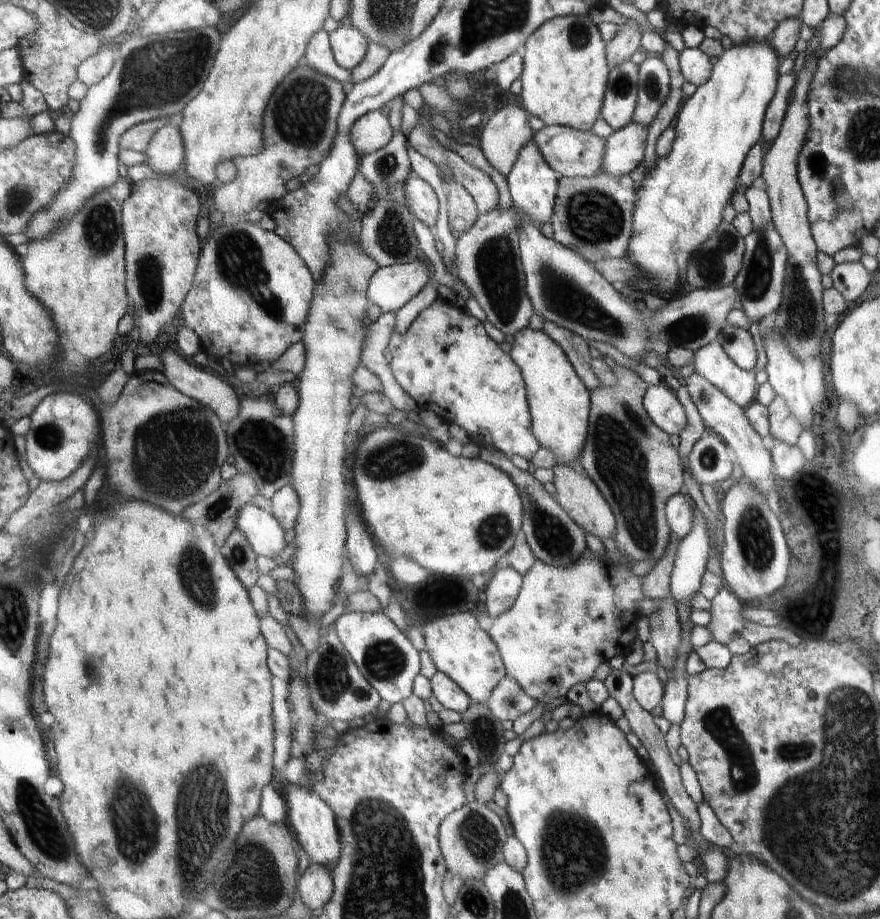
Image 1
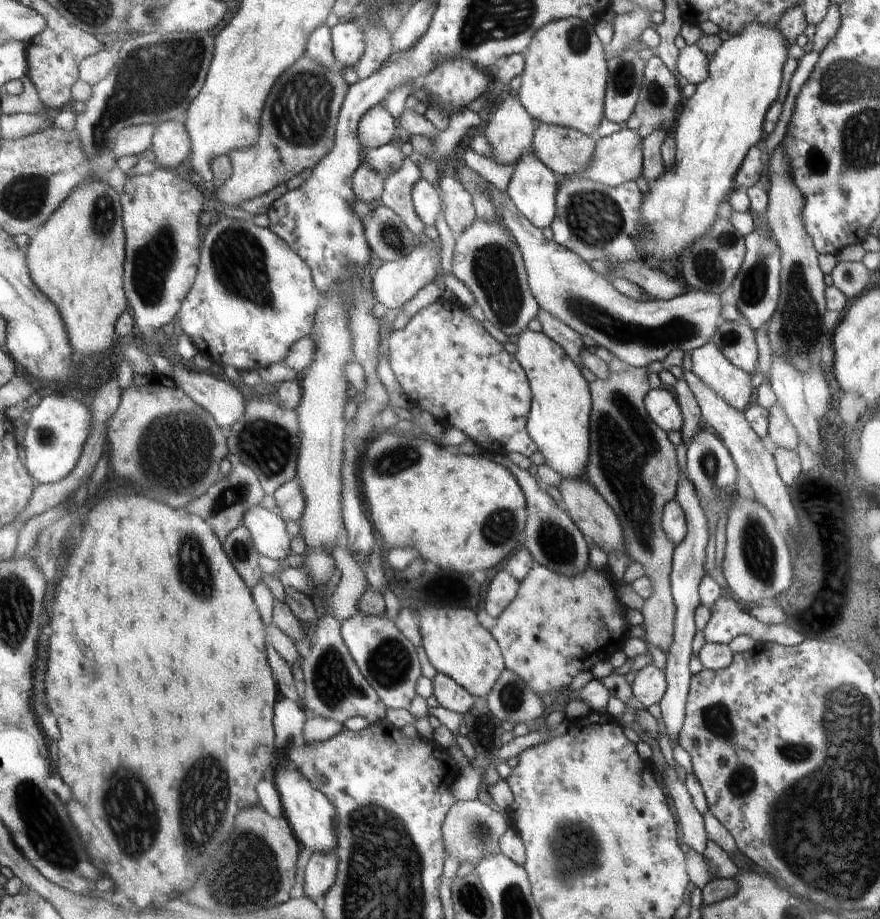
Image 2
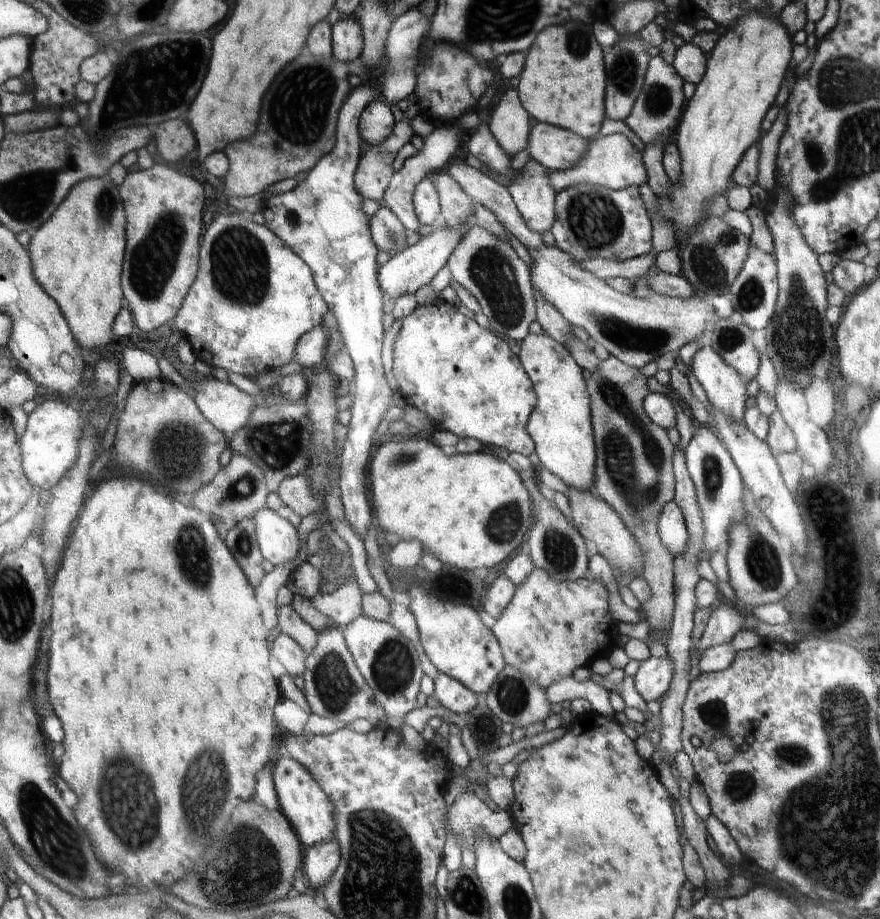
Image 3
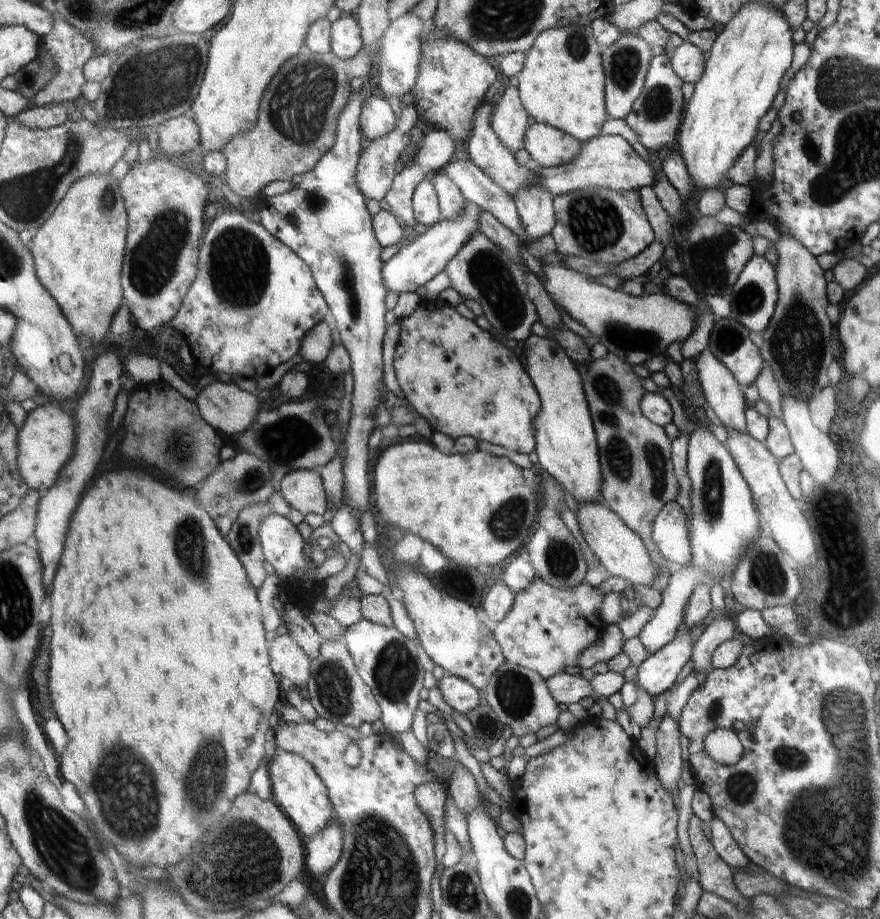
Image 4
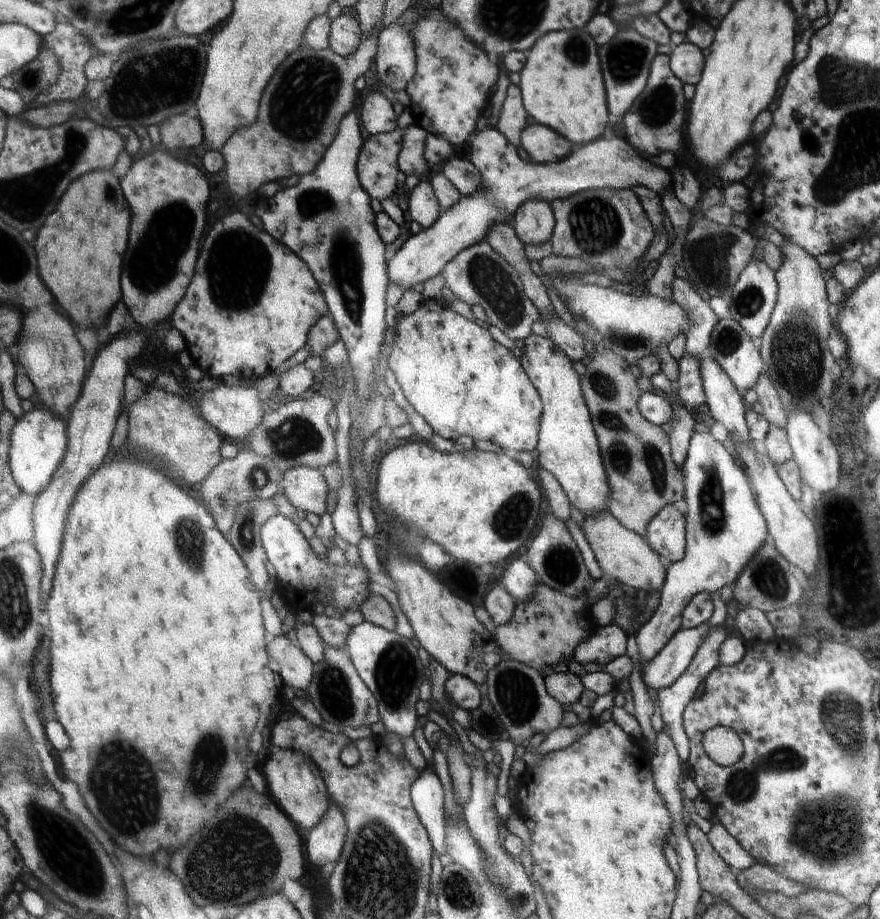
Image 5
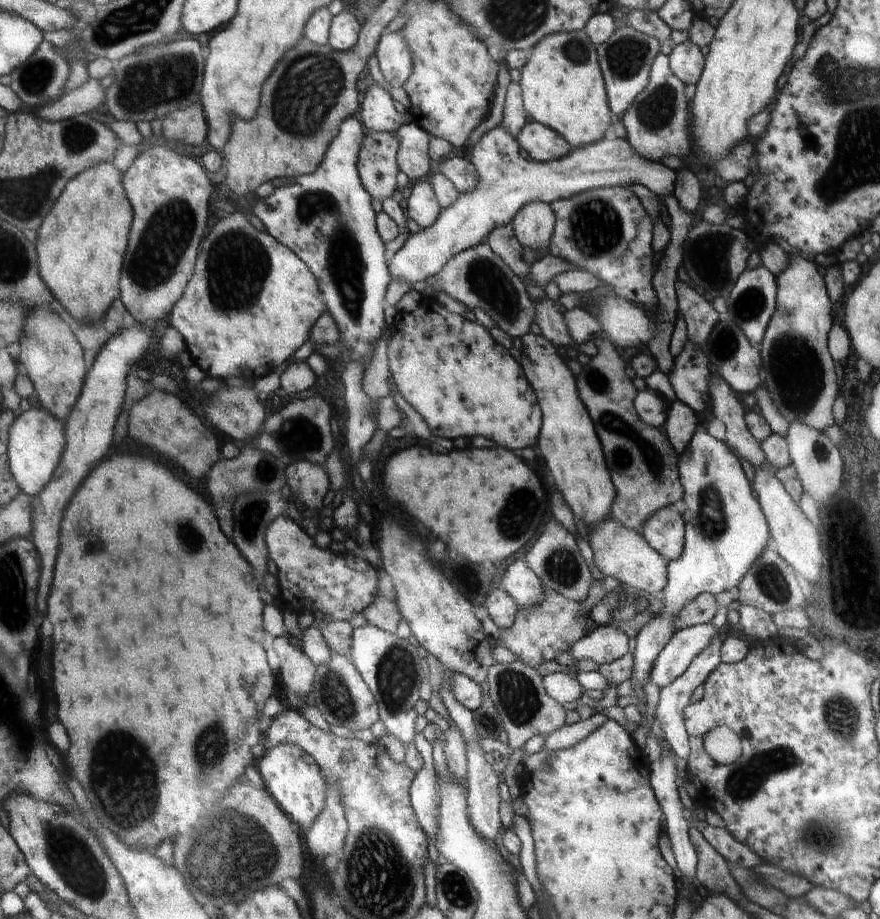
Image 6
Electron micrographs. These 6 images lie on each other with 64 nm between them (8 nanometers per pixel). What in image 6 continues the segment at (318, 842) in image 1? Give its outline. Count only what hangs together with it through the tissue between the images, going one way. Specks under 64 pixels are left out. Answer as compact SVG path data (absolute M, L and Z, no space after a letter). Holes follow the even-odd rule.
M280 744L276 750L268 750L256 765L268 792L290 816L294 816L294 820L298 820L298 824L302 824L304 830L313 826L312 822L326 806L326 784L320 776L318 765L314 757L308 756L298 746L286 744Z

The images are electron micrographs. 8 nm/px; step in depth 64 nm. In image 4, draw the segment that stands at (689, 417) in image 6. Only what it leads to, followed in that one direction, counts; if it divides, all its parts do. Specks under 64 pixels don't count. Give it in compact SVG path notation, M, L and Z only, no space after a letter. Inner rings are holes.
M679 432L676 440L672 444L672 461L673 469L677 475L678 484L681 485L681 494L676 502L681 505L686 512L690 512L692 516L692 508L690 508L690 494L692 494L692 482L687 472L687 448L689 436L684 432Z

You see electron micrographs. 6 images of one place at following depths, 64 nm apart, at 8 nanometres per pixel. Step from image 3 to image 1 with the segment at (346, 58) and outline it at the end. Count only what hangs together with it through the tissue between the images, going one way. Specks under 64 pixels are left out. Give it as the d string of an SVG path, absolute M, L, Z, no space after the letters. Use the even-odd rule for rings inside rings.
M338 26L329 39L338 66L352 71L365 59L369 39L353 26Z

